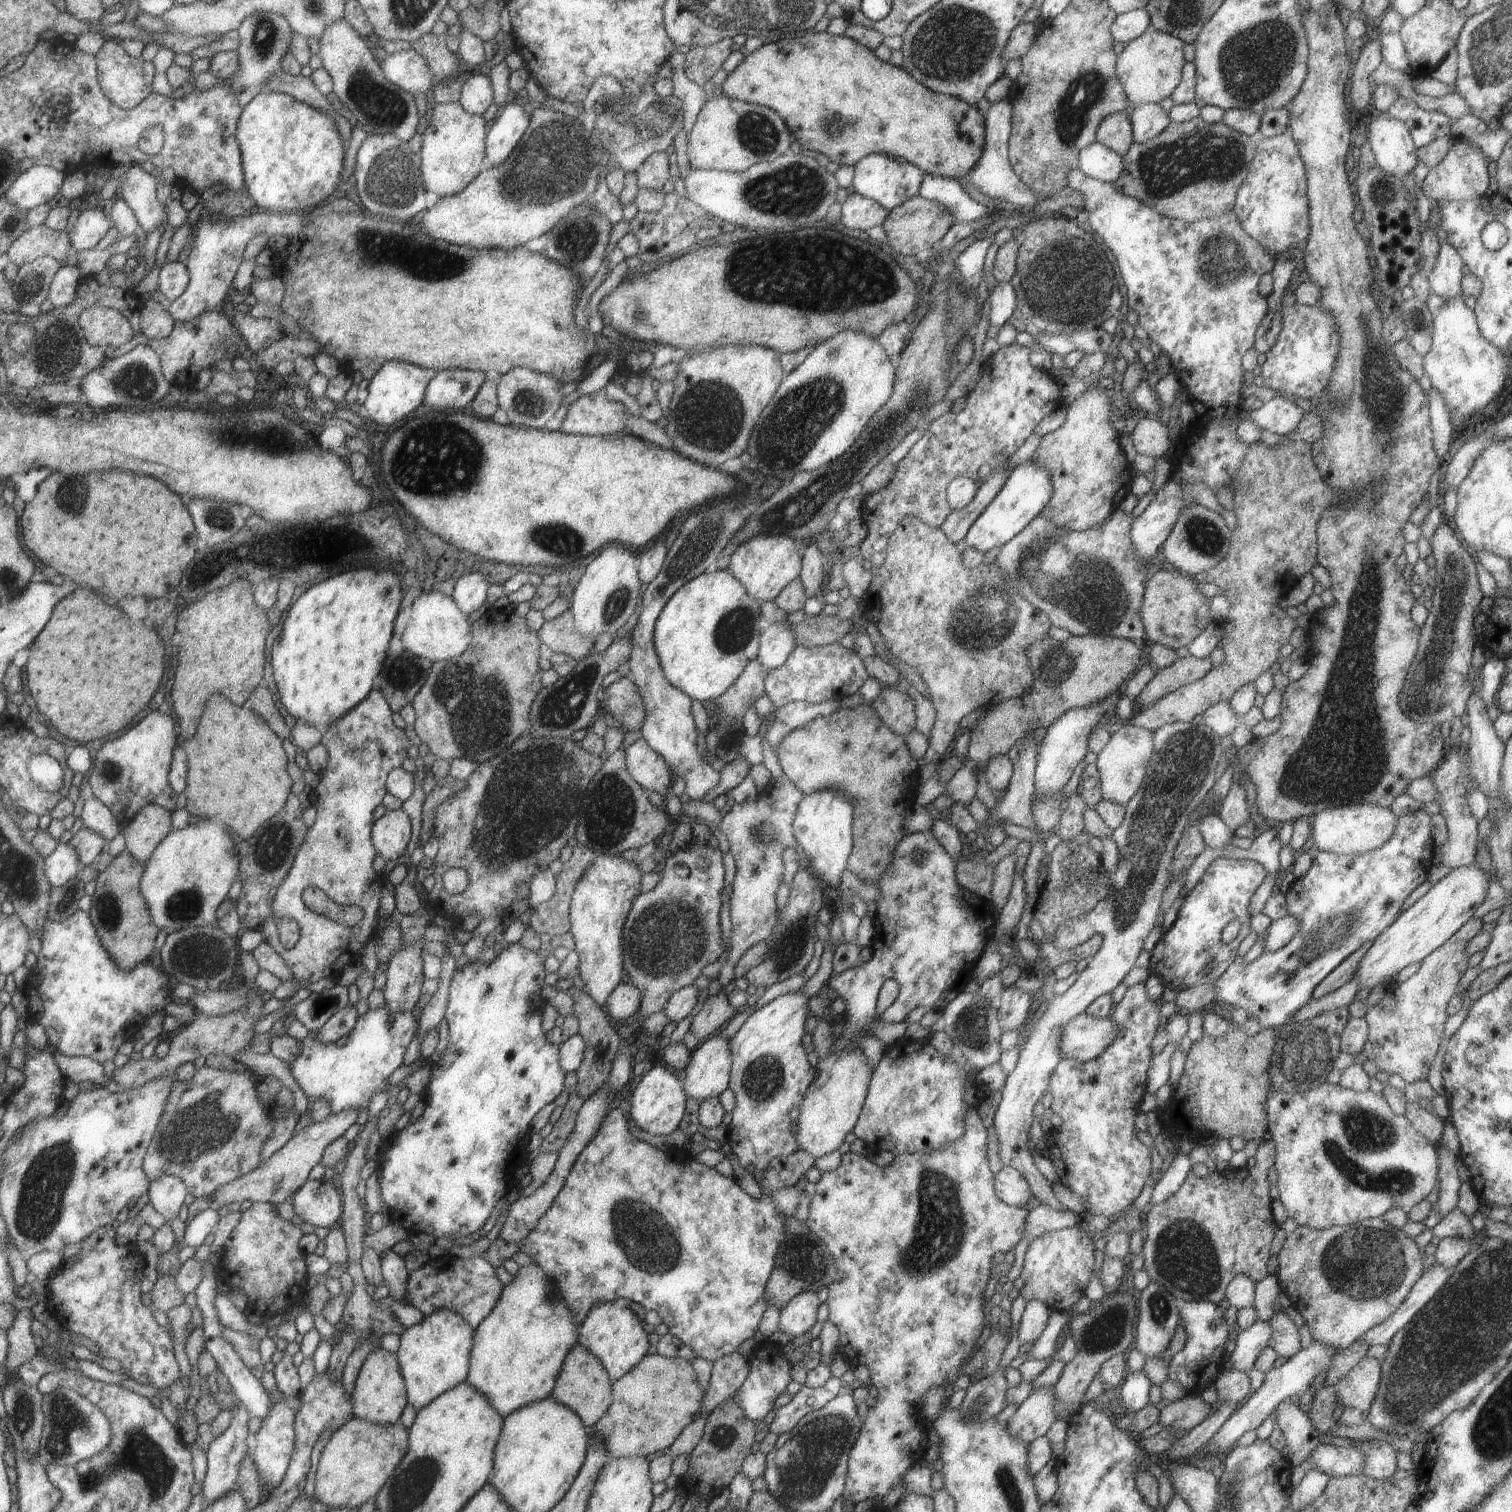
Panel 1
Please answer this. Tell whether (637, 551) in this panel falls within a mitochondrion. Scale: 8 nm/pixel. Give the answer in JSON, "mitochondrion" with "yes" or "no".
{"mitochondrion":"no"}

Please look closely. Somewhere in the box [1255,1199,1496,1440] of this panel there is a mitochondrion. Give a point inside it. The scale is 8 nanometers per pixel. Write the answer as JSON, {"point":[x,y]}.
{"point":[1365,1265]}

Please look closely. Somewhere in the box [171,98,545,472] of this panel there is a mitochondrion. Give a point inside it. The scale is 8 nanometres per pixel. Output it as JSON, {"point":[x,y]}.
{"point":[390,183]}

